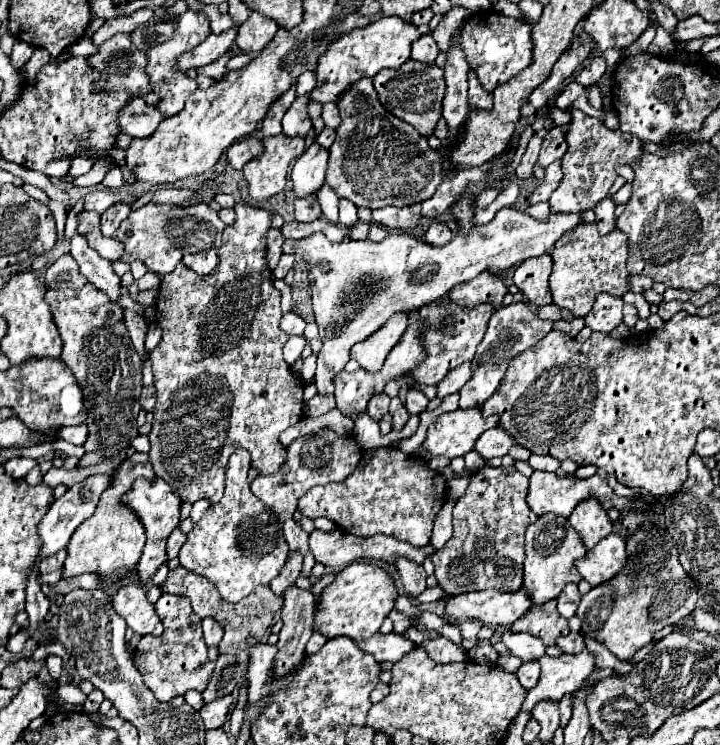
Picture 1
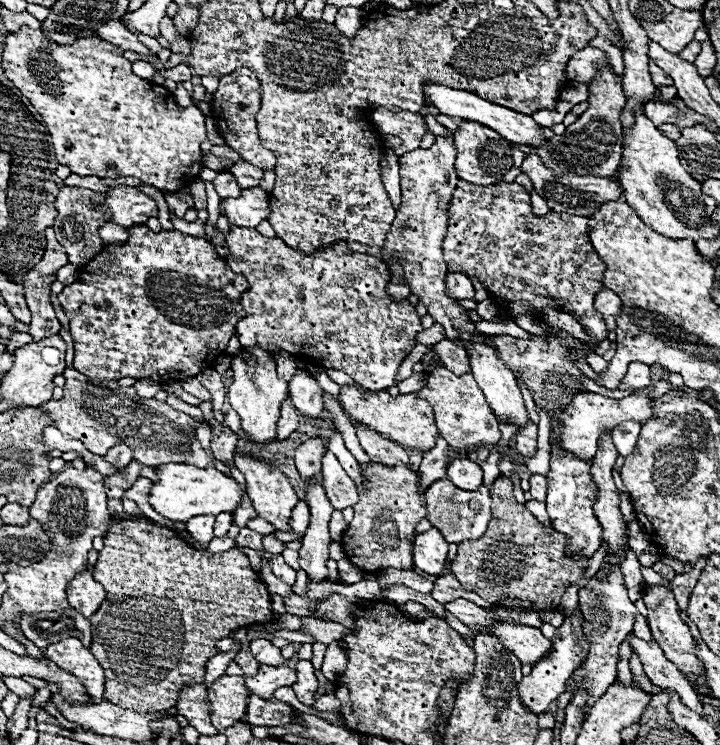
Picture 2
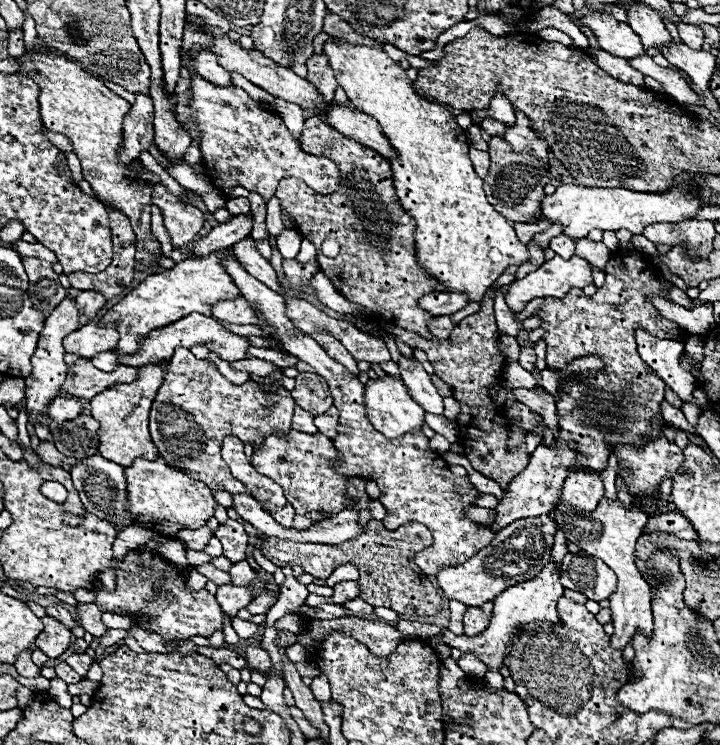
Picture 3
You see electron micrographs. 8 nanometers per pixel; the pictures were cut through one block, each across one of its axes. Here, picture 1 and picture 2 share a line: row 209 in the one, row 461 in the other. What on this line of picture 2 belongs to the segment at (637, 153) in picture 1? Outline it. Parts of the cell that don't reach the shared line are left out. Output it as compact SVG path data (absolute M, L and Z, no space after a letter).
M560 444L552 446L552 458L550 458L550 472L548 472L548 498L546 508L552 518L552 524L558 532L564 532L568 536L568 554L586 554L592 556L600 546L600 534L602 526L598 518L594 516L594 502L598 488L590 474L592 460L580 460L568 450L564 450Z

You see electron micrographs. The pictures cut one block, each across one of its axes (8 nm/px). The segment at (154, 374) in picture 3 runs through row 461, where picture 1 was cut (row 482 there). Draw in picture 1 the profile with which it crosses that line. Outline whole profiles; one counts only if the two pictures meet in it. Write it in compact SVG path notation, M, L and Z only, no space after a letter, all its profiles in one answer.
M134 452L112 472L112 484L102 492L96 512L86 522L82 522L82 526L78 526L78 530L72 534L68 544L68 558L64 562L64 576L70 578L84 572L94 572L112 582L128 576L130 570L134 570L134 566L140 560L146 536L140 518L136 518L134 510L120 498L132 488L134 480L140 476L152 482L156 474L148 462L148 454Z

